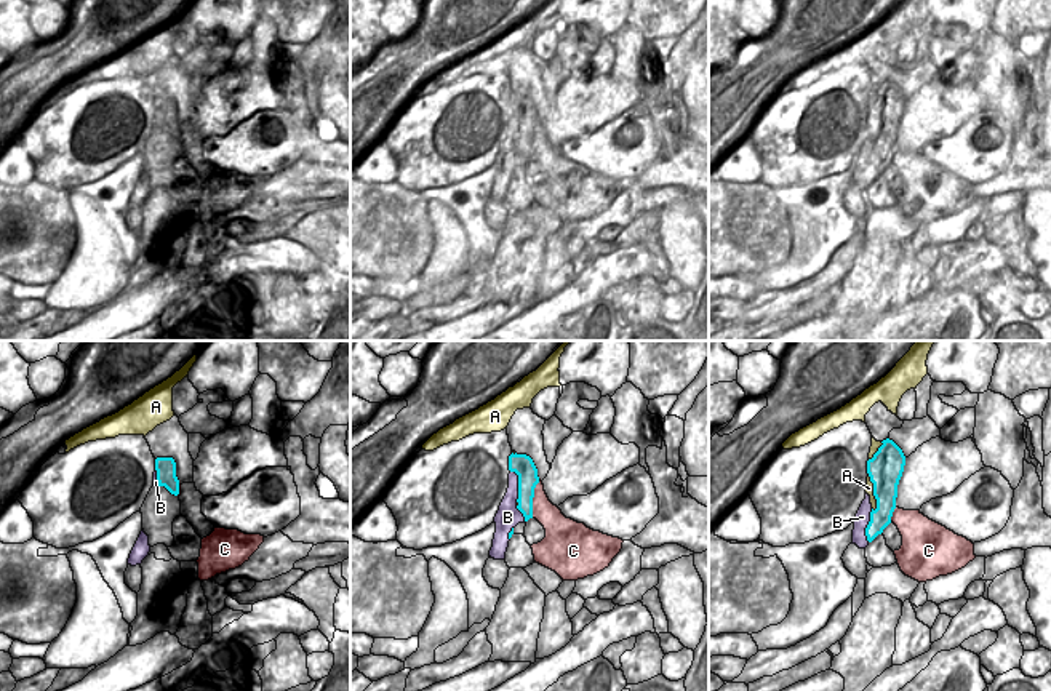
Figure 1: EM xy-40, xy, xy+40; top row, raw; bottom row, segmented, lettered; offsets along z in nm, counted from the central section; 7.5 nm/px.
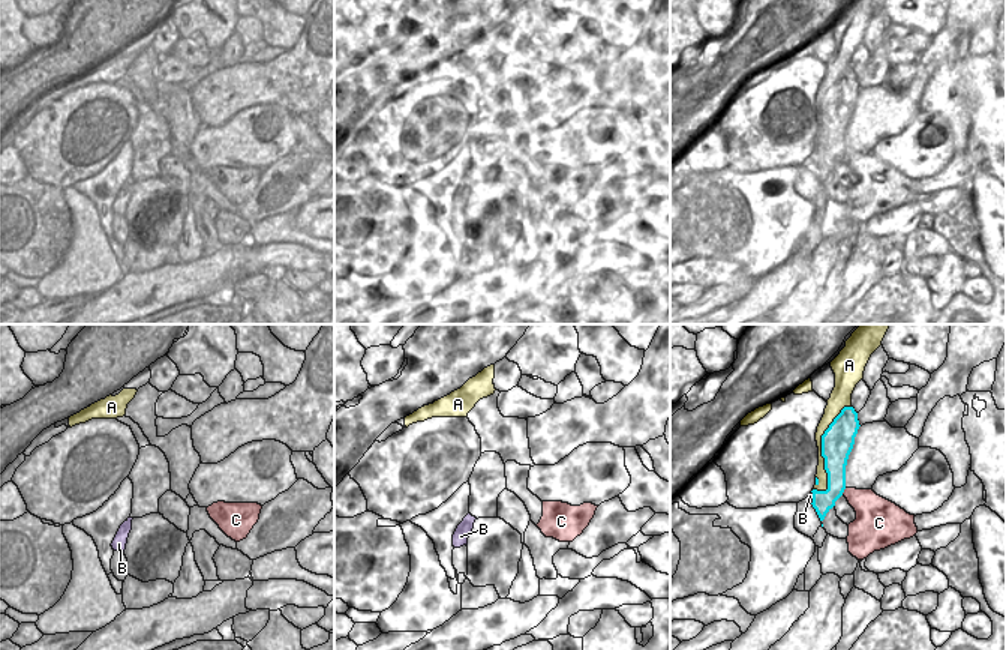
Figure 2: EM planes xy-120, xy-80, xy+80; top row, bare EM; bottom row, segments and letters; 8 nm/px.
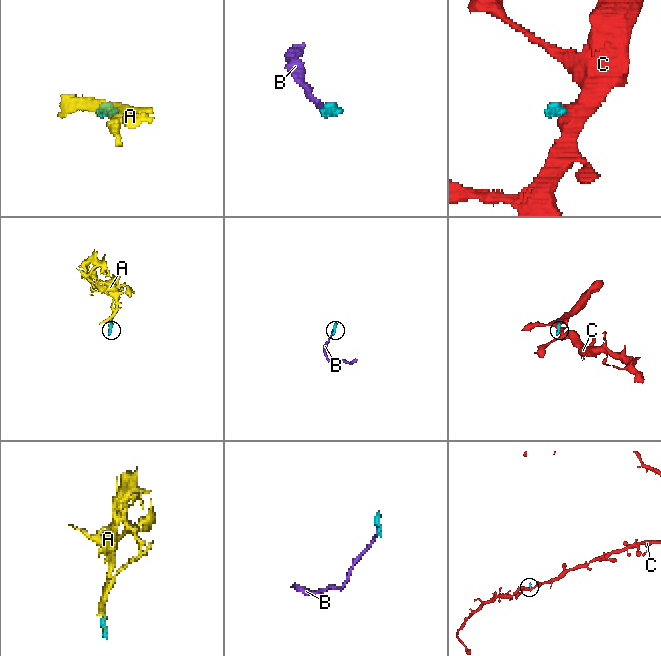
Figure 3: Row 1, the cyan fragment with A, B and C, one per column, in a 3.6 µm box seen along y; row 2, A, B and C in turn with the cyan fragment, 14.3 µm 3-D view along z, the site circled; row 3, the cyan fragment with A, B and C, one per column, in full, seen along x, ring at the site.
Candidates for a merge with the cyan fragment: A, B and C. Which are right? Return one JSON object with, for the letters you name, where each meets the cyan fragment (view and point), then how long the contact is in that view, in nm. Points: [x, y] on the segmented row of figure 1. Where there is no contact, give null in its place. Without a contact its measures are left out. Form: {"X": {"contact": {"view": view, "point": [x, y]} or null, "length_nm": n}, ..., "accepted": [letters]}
{"accepted": []}

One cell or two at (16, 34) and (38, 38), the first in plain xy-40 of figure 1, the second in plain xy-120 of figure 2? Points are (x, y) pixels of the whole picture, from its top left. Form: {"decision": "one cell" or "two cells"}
{"decision": "two cells"}

